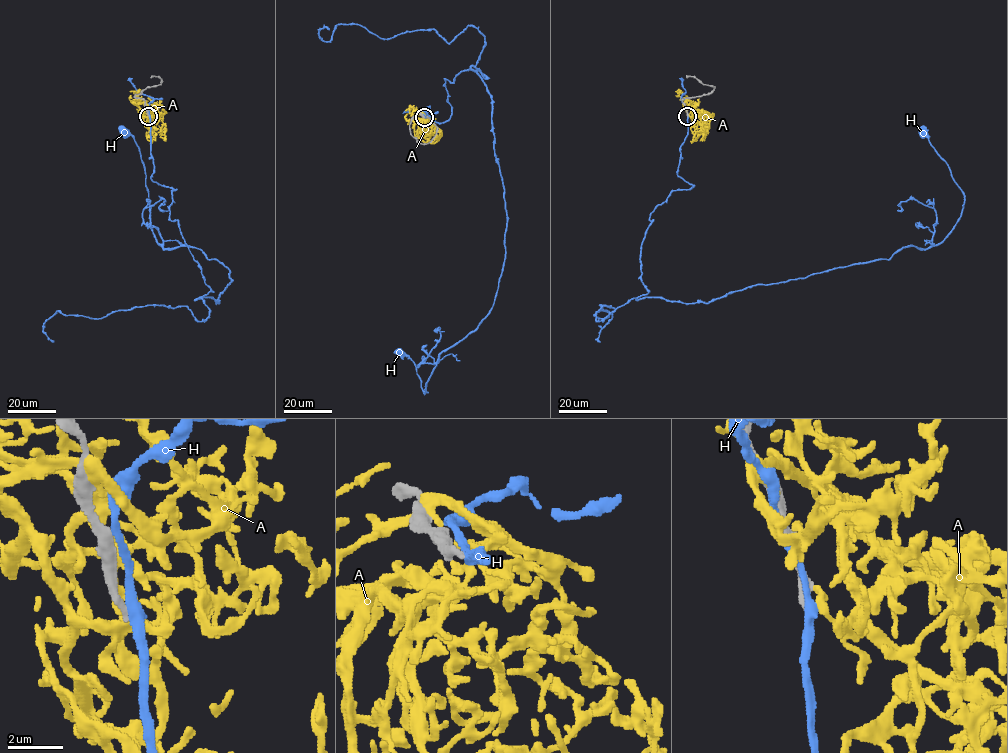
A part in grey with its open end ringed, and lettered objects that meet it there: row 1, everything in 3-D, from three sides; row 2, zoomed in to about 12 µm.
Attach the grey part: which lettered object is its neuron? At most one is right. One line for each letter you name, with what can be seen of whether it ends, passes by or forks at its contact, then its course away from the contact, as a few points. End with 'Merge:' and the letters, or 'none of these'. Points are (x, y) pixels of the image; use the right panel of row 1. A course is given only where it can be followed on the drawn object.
Merge: none of these

